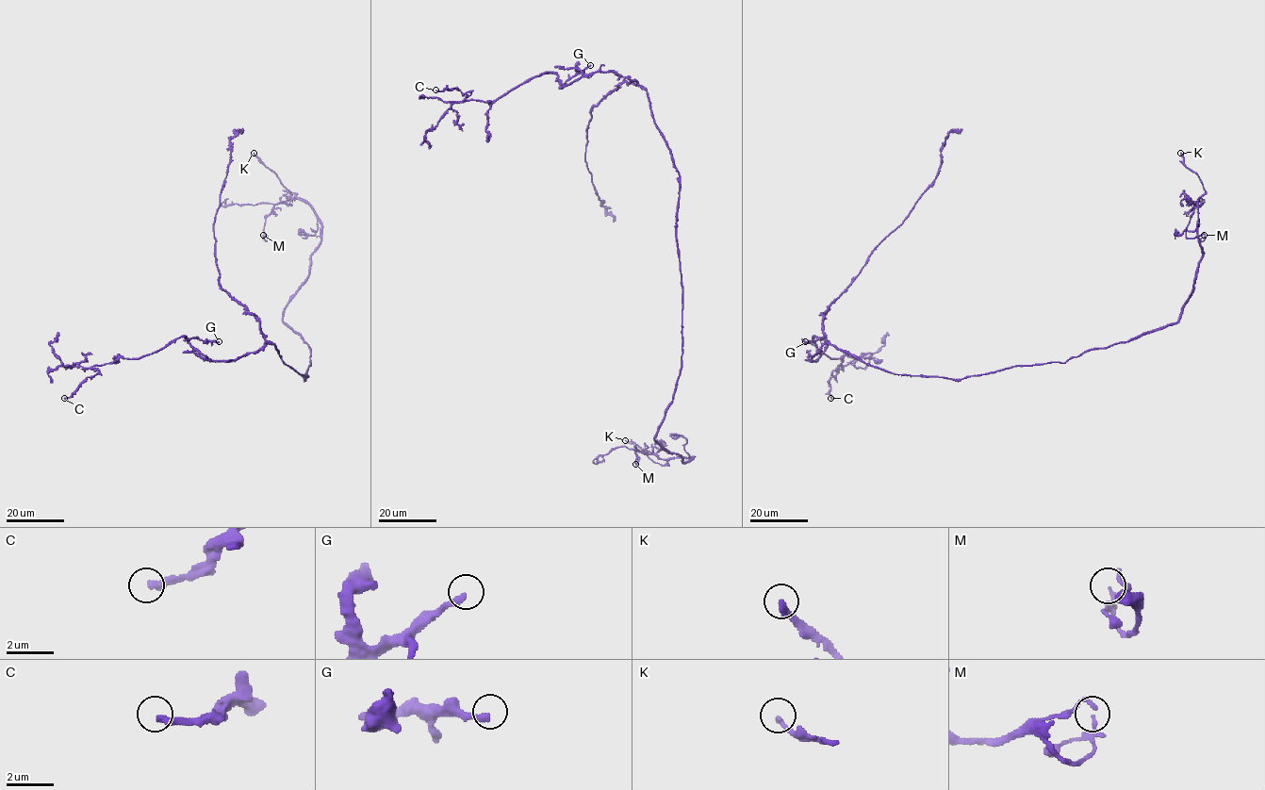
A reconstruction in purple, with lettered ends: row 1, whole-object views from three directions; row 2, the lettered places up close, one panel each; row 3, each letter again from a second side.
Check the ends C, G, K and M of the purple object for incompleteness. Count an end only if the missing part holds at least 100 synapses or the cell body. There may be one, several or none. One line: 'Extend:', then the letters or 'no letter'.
Extend: K

